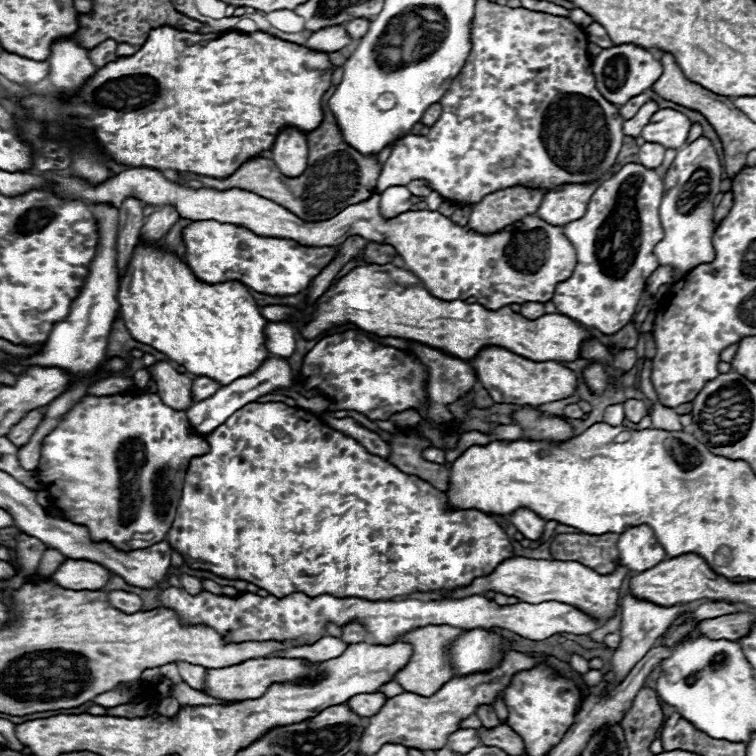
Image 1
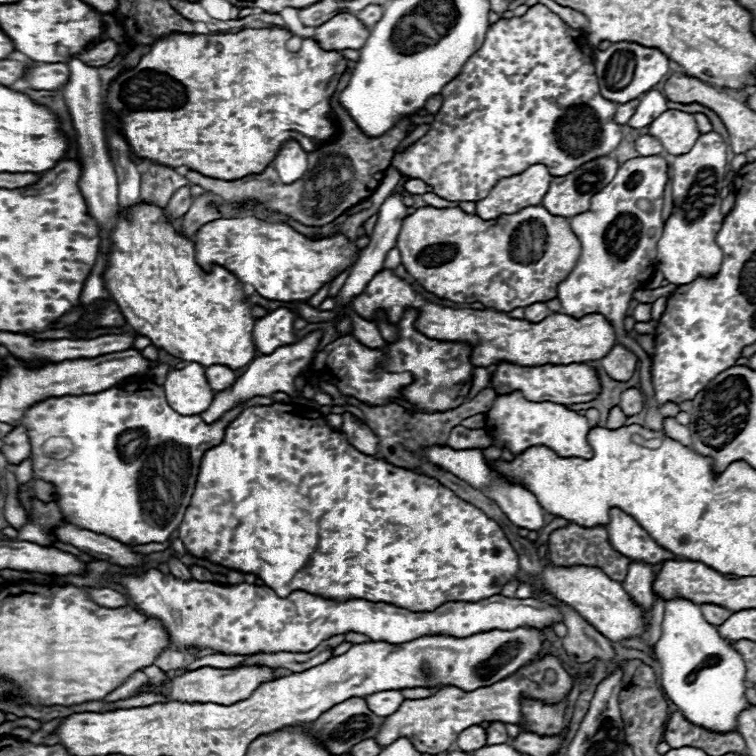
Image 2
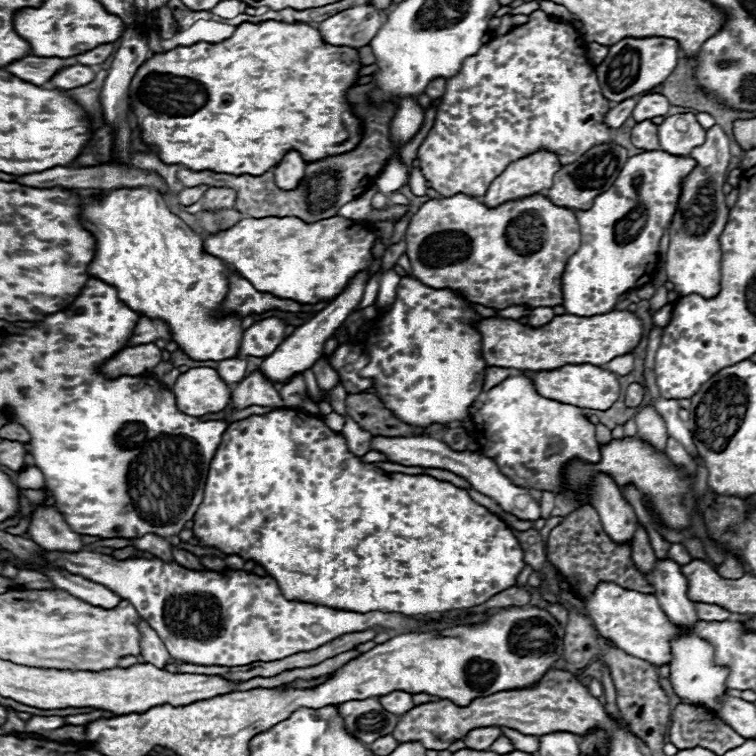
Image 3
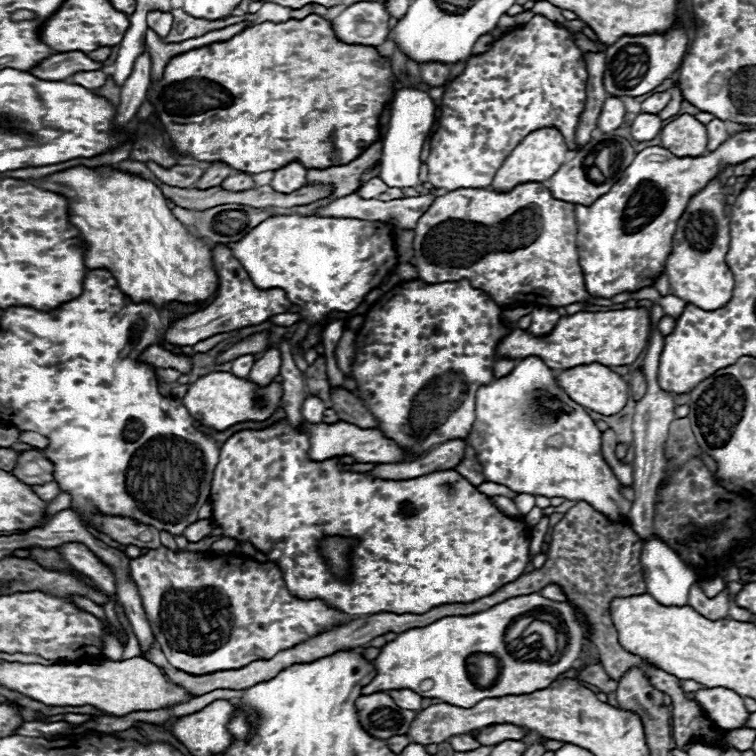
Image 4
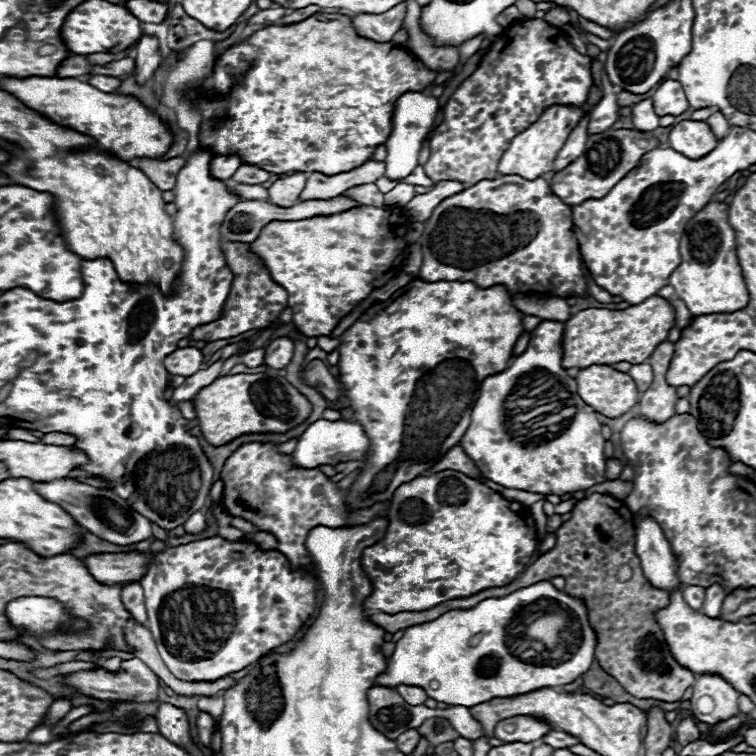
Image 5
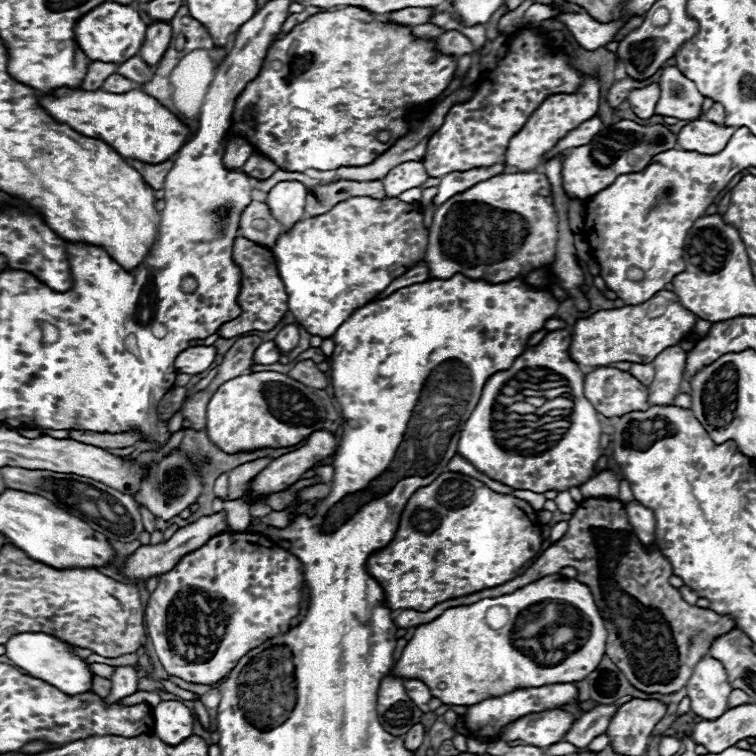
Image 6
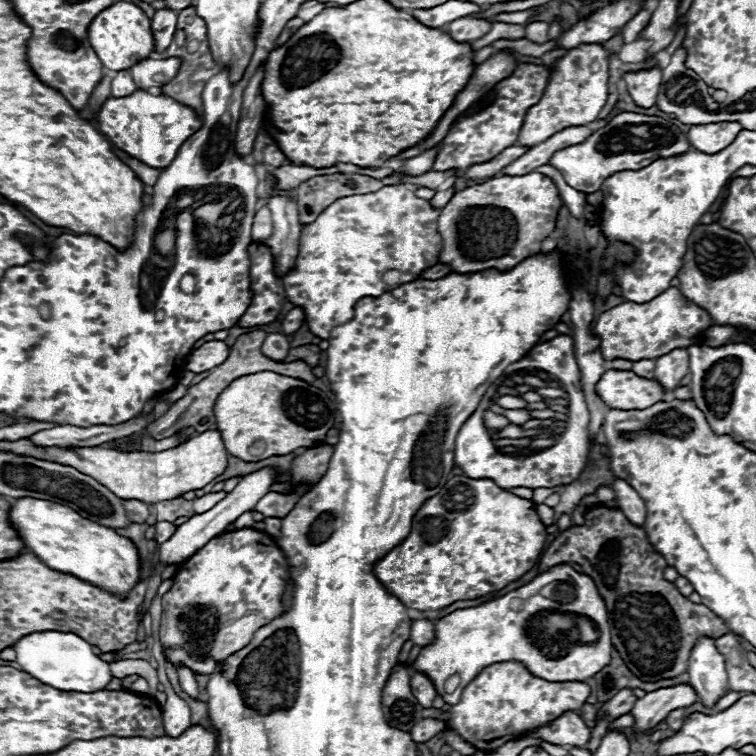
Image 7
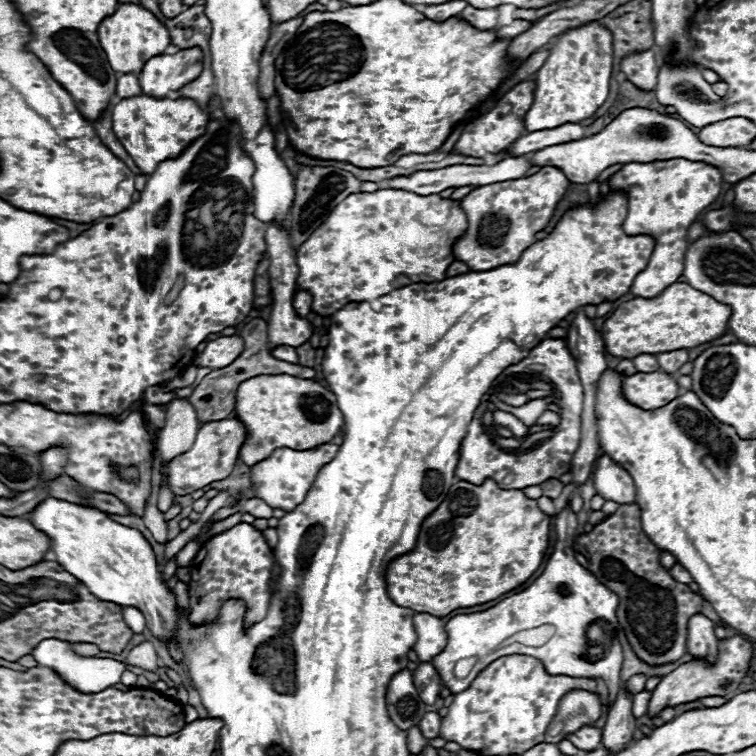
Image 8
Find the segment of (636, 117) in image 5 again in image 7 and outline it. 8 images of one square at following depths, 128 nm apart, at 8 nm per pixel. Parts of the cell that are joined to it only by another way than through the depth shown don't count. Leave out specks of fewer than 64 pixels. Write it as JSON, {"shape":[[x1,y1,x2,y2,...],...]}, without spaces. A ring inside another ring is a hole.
{"shape":[[660,68,652,70,642,70,642,72,630,72,624,76,626,88,630,98,634,100,636,106,640,108,650,108,656,104,658,90,662,84,662,72]]}

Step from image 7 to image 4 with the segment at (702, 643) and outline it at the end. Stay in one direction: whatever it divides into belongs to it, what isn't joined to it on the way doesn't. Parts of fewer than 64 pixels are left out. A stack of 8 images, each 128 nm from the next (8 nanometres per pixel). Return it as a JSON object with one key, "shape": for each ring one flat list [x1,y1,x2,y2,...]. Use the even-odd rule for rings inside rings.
{"shape":[[700,688,694,700,712,716,712,722,720,728,744,728,750,712,746,710,742,696,728,688]]}

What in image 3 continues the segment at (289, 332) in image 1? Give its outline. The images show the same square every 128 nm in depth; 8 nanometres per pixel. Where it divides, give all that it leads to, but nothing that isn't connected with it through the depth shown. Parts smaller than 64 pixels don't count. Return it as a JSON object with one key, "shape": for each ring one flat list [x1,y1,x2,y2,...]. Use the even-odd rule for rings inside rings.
{"shape":[[270,316,252,324,240,344,240,356,268,356,284,340,284,324,280,318]]}

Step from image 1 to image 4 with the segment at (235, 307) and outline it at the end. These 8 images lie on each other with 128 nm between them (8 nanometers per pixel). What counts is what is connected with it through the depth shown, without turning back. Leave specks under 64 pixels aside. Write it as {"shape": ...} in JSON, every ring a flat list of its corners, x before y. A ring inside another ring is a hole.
{"shape":[[76,166,64,172,50,174,38,182,40,188,62,194,68,198,68,218,70,224,80,230,80,236,88,242,88,256,84,256,86,266,92,268,108,268,112,276,116,276,118,288,136,302,152,302,156,308,164,308,168,304,202,304,210,300,218,292,218,274,214,270,212,250,208,242,194,236,168,208,164,194,160,188,144,178,112,172,110,166,100,168,84,168]]}

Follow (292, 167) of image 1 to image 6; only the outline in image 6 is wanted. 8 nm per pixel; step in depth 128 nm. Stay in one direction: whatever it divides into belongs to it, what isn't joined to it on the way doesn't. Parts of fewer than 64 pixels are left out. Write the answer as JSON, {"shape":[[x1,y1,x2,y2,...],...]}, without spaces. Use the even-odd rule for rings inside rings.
{"shape":[[278,182,270,192,266,204,272,208,272,214,278,220,284,220,284,228,288,230,296,220,302,218,304,202,308,196,308,188,302,182]]}

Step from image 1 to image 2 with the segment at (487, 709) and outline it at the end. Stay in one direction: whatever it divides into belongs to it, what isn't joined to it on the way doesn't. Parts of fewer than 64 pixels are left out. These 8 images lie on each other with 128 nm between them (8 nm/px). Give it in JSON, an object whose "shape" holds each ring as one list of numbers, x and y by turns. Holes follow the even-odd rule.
{"shape":[[488,722,486,728,486,744,504,744,508,740,506,728,502,722]]}

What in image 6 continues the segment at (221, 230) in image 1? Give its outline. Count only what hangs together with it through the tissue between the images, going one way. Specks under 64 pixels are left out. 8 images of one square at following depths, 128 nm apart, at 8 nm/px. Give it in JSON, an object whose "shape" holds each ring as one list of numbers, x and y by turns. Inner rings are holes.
{"shape":[[356,196,336,204,326,214,304,218,296,222,288,232,282,232,270,252,274,254,278,276,284,282,288,294,288,310,294,314,296,322,308,334,330,338,336,328,340,328,340,324,354,314,356,308,362,308,394,278,402,276,424,258,428,232,422,220,424,216,418,212,416,204,406,204,398,198,374,200,368,196]]}

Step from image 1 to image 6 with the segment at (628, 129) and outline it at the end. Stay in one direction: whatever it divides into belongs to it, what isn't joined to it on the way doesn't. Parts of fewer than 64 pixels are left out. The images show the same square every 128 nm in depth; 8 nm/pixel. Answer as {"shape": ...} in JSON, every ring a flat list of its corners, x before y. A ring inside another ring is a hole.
{"shape":[[668,66,662,70,658,86,660,100,656,104,656,114,688,122,700,116,704,96,700,96,696,84,692,84,692,80,688,80,676,66]]}

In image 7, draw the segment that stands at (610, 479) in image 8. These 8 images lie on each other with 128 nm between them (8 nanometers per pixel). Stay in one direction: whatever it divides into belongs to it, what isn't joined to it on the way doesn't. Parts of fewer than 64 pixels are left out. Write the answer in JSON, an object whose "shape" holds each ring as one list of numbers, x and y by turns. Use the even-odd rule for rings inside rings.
{"shape":[[614,480,612,488,618,494,618,508,626,514,626,518,634,526,644,526,644,522,646,522,646,504,638,496,638,492,632,486,628,486,624,480]]}

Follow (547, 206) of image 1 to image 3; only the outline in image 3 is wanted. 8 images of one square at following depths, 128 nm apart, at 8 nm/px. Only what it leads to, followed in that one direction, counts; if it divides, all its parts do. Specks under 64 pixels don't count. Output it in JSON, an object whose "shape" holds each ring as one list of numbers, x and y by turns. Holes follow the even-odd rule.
{"shape":[[614,142,600,144,600,146,592,148,592,152,586,152,584,156,580,156,580,160,572,162,568,166,562,166,560,172,556,172,556,176,554,176,554,184,546,192,546,198,554,206,562,206,562,208,570,208,570,210,588,210,592,206,592,200,614,184,616,176,620,174,620,168,626,164,626,160,628,160,626,148,622,148]]}

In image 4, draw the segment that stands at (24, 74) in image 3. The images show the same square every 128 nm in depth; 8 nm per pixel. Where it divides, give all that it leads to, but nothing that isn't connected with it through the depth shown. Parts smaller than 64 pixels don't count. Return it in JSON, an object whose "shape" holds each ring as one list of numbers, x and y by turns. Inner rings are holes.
{"shape":[[64,52,52,54,34,66,30,72,40,80,66,80,80,70,100,70,100,62,92,62,84,52]]}

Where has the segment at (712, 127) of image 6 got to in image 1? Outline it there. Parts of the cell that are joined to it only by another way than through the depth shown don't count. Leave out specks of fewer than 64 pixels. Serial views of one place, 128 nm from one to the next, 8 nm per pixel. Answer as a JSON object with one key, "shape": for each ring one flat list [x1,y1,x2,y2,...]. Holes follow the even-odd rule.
{"shape":[[660,108,652,114,650,122,642,128,642,138,646,142,662,144,664,148,682,148,690,130,690,120,670,108]]}

